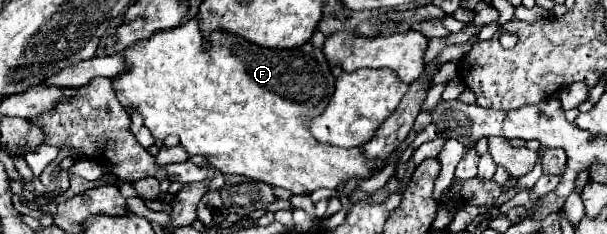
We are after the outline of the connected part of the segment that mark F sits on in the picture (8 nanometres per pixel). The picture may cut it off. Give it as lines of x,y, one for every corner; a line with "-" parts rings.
197,18
177,26
177,28
171,28
171,30
161,30
157,34
153,34
153,38
147,38
145,42
139,42
137,46
131,46
129,50
125,50
125,60
131,64
129,72
117,76
117,80
113,80
113,88
117,92
117,98
121,104
125,106
133,106
143,118
145,118
145,126
151,130
151,134
155,138
167,138
171,134
179,136
181,138
181,146
189,152
189,154
201,154
209,160
209,164
225,174
241,174
241,176
247,176
247,178
253,178
253,180
259,180
259,182
265,182
269,186
281,186
293,194
311,194
319,188
329,188
329,190
337,190
339,186
343,186
345,182
353,180
353,178
371,178
377,170
381,170
387,162
381,160
381,158
365,158
363,150
361,148
337,148
337,146
331,146
331,144
321,144
317,142
311,132
309,132
309,124
315,116
319,116
325,106
329,104
329,98
333,96
333,90
335,90
335,78
331,74
331,68
329,68
329,62
325,58
325,54
315,48
313,44
303,44
301,48
295,48
295,50
265,50
265,48
259,48
251,42
247,42
245,38
237,38
235,34
223,34
221,30
215,30
211,32
211,42
213,46
209,50
203,50
203,32
199,30
199,22

